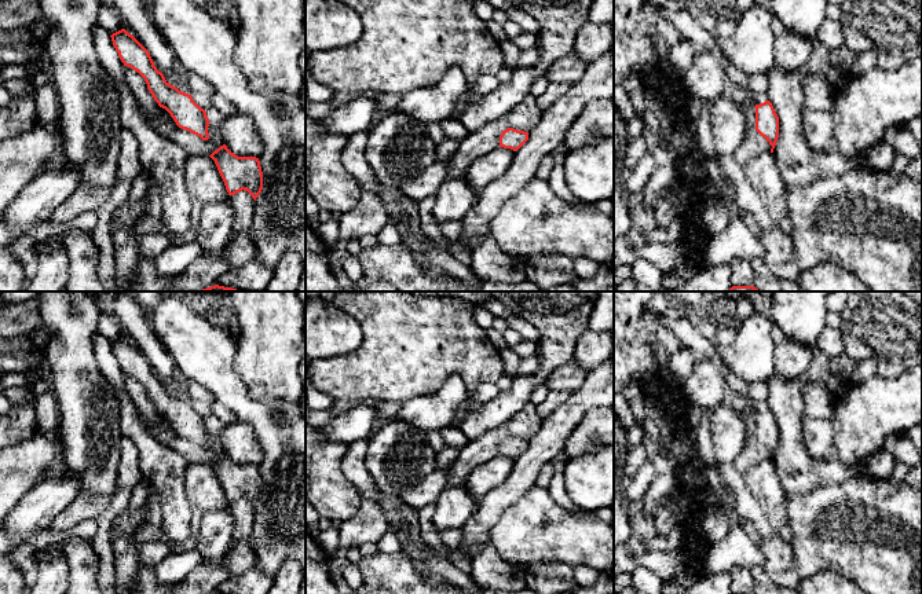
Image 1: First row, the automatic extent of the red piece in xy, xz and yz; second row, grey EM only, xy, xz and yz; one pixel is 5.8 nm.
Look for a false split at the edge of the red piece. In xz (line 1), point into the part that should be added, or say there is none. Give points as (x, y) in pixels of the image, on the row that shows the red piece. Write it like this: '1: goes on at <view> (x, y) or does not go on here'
1: does not go on here

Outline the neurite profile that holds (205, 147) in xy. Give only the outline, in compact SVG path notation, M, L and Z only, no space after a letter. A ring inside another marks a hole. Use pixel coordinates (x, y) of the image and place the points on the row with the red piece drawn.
M213 109L206 111L209 120L208 133L209 139L202 140L200 136L178 128L169 138L169 140L178 143L190 157L206 157L224 144L222 138L222 122L224 116L216 113Z

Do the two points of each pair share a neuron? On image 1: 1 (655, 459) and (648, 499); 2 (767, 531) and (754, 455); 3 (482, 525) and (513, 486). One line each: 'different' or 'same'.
1: same
2: same
3: same

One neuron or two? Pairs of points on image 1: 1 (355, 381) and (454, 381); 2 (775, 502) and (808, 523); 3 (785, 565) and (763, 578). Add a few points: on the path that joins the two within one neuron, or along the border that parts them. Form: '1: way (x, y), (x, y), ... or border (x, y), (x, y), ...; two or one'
1: border (468, 393), (452, 374), (417, 396); two
2: border (785, 494), (785, 509), (791, 530), (791, 541); two
3: border (761, 568), (771, 579); two

